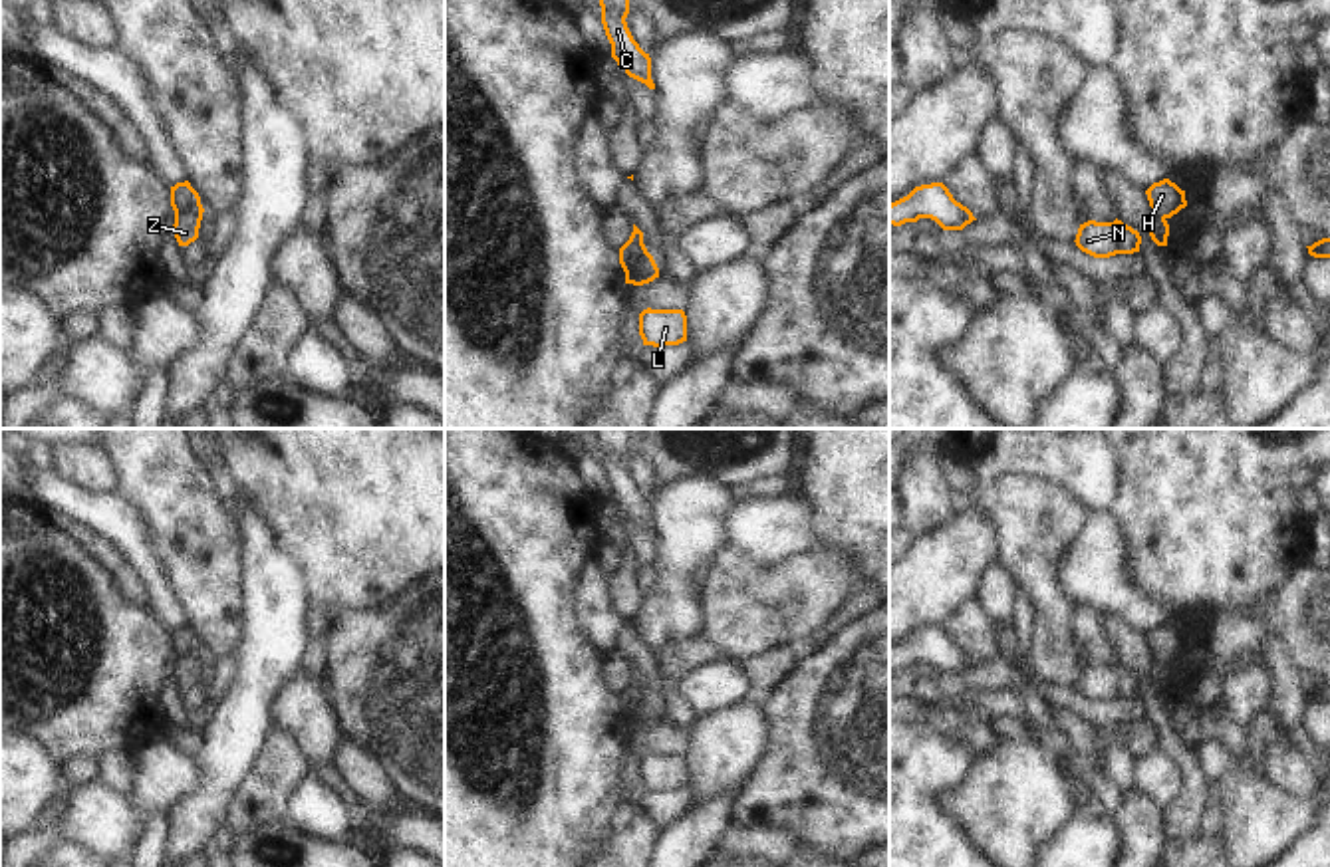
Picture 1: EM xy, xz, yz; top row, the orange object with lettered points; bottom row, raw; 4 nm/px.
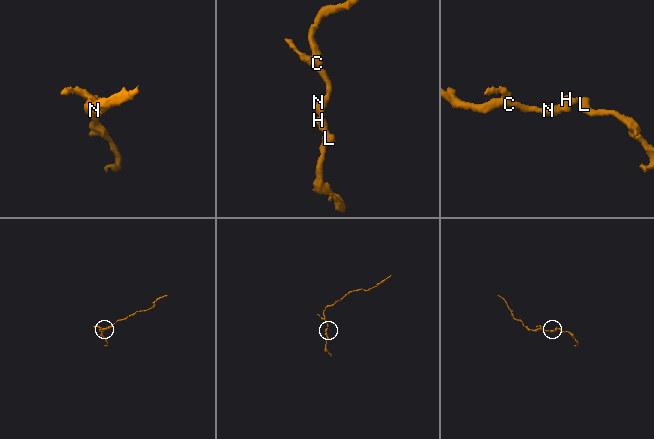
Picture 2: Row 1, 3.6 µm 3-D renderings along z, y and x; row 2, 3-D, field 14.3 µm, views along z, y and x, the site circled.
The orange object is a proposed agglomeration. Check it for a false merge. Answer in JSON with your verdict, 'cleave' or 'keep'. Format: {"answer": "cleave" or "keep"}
{"answer": "cleave"}

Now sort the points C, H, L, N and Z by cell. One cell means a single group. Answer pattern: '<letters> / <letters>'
C N Z / H L

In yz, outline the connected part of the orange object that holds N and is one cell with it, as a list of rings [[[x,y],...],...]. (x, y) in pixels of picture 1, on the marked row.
[[[1118,218],[1114,222],[1088,220],[1080,224],[1074,242],[1094,258],[1110,258],[1139,252],[1141,236]]]

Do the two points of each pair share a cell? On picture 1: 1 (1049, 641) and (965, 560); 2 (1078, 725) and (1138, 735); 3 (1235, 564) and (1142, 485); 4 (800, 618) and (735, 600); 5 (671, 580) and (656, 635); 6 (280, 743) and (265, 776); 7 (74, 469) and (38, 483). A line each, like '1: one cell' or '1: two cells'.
1: two cells
2: one cell
3: one cell
4: one cell
5: one cell
6: one cell
7: two cells

